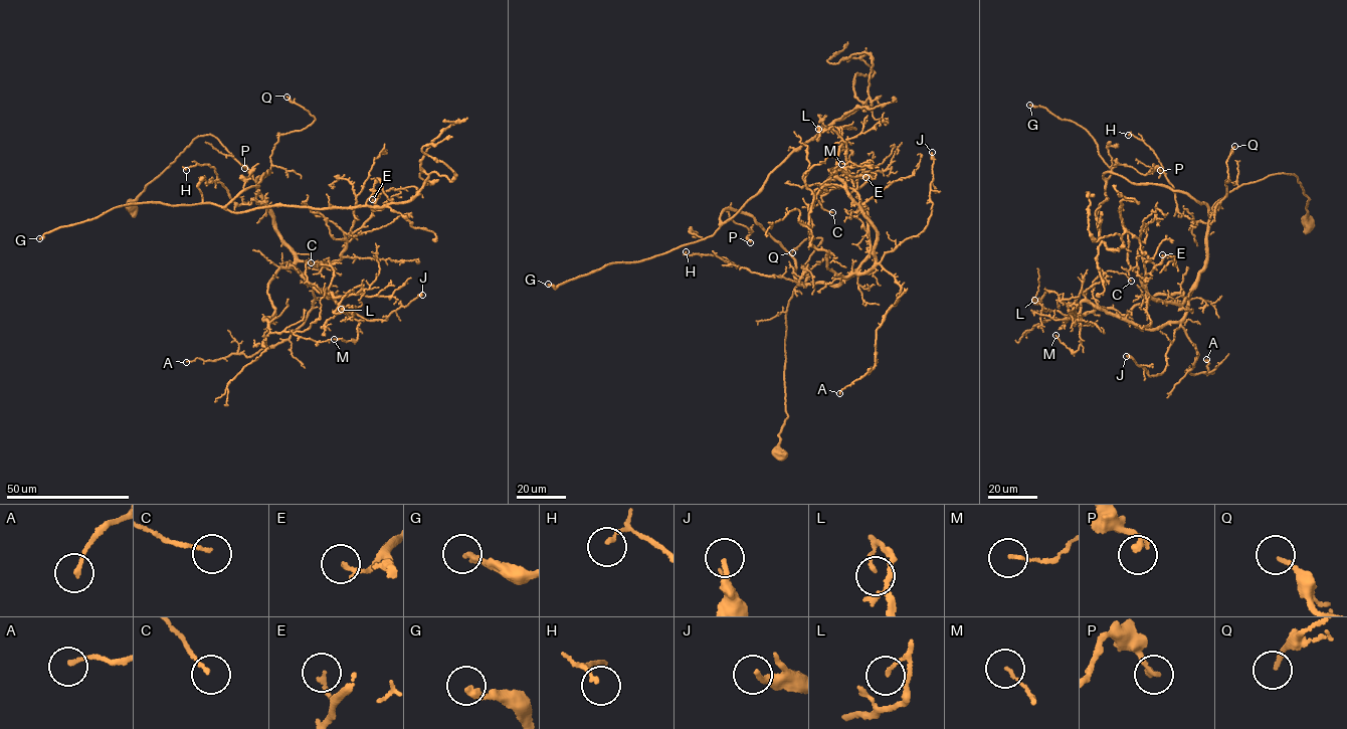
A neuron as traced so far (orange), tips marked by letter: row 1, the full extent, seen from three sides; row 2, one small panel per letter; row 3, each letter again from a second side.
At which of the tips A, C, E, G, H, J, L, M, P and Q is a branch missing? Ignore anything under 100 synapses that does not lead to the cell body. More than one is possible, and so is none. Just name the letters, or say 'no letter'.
G

